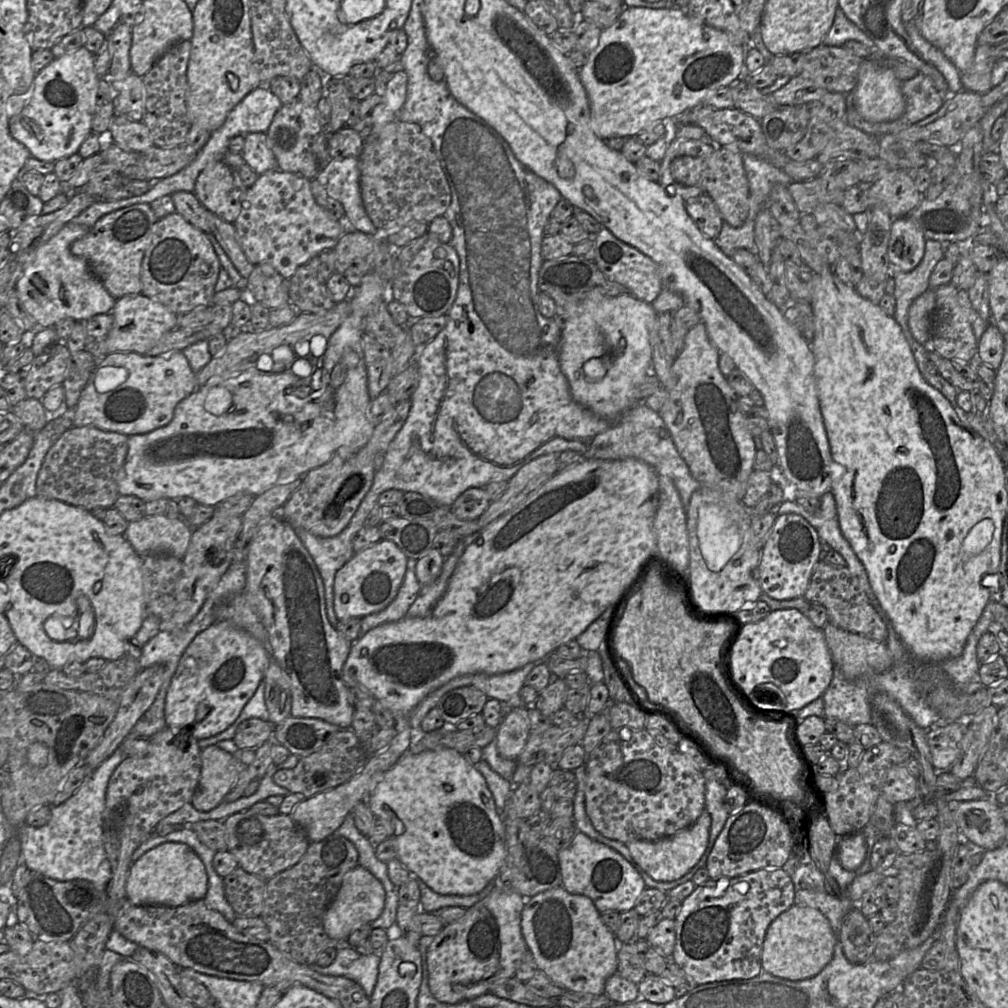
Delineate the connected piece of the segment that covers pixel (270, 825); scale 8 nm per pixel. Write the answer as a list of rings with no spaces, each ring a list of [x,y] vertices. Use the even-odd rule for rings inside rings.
[[[249,809],[224,820],[228,850],[237,860],[238,866],[264,880],[294,866],[304,856],[310,840],[305,831],[290,815],[263,816]]]

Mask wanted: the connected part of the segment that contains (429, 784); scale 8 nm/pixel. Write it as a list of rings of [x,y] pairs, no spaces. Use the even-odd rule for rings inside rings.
[[[452,749],[405,753],[368,796],[376,817],[389,823],[389,838],[397,843],[404,867],[441,895],[474,895],[500,872],[507,855],[502,815],[498,812],[484,776],[463,754]]]

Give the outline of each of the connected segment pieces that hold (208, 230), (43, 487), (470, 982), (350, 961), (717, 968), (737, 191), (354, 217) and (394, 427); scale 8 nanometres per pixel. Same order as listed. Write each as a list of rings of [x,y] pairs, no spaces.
[[[178,191],[172,194],[176,212],[205,234],[212,234],[213,213],[204,208],[193,192]]]
[[[94,426],[71,427],[51,446],[45,457],[36,481],[37,496],[56,499],[87,511],[113,507],[120,496],[118,485],[124,477],[128,439],[127,435],[105,431]]]
[[[494,889],[484,899],[467,908],[463,917],[445,925],[433,938],[427,951],[427,971],[430,992],[436,1000],[457,1004],[488,993],[494,984],[513,977],[528,947],[522,935],[521,917],[526,898],[505,889]]]
[[[342,942],[342,948],[338,949],[337,956],[329,966],[319,966],[313,963],[311,967],[324,975],[344,976],[357,982],[370,998],[373,994],[378,979],[380,953],[361,955],[354,947]]]
[[[782,868],[759,869],[732,878],[709,879],[696,886],[681,903],[676,915],[676,941],[671,960],[696,985],[732,979],[751,979],[762,971],[761,955],[769,925],[794,905],[795,888],[790,874]]]
[[[718,146],[707,157],[676,157],[671,164],[671,175],[678,183],[702,188],[704,194],[716,204],[724,222],[733,227],[739,227],[745,222],[748,215],[749,184],[742,154],[736,148]]]
[[[346,157],[330,159],[315,179],[326,188],[332,198],[342,204],[345,209],[344,221],[350,230],[379,237],[380,232],[363,204],[360,176],[359,157]]]
[[[410,399],[397,403],[385,419],[375,426],[365,446],[353,452],[336,453],[324,465],[308,471],[277,515],[293,529],[304,529],[318,537],[328,538],[340,534],[350,523],[373,484],[376,455],[385,455],[388,446],[405,423],[410,408]]]

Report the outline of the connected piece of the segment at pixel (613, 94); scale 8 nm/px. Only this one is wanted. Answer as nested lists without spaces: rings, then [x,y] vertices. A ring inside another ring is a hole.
[[[624,7],[616,21],[601,31],[597,46],[589,53],[586,63],[579,69],[579,77],[587,92],[591,122],[594,132],[601,138],[635,137],[641,130],[658,122],[671,120],[683,112],[704,104],[709,95],[721,87],[731,86],[745,71],[745,47],[735,43],[727,33],[703,23],[695,23],[686,11],[673,8],[652,9],[645,7]]]

